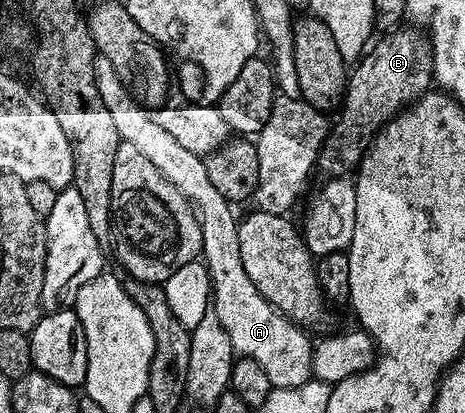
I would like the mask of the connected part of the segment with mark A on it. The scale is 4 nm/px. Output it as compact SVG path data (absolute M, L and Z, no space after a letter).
M100 55L94 58L94 74L96 87L100 91L100 99L104 99L104 107L112 115L119 141L132 143L148 163L152 163L186 197L192 207L196 219L200 223L202 236L201 260L206 262L206 270L212 286L212 311L224 327L235 354L238 357L256 359L260 367L264 367L264 375L268 375L271 386L276 389L300 387L311 380L313 348L312 341L306 338L307 330L299 327L290 318L275 309L260 291L256 291L256 283L248 279L248 271L244 271L244 263L240 259L240 239L238 238L239 218L234 217L231 202L216 191L216 187L208 179L205 160L192 151L186 150L143 106L131 97L124 87L120 75L116 75L116 67L108 63Z

